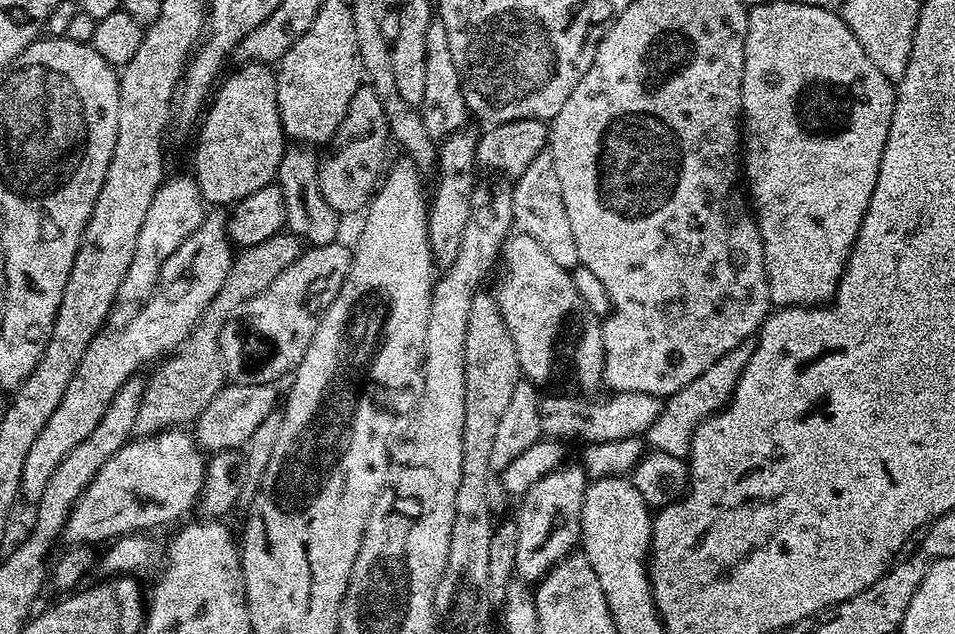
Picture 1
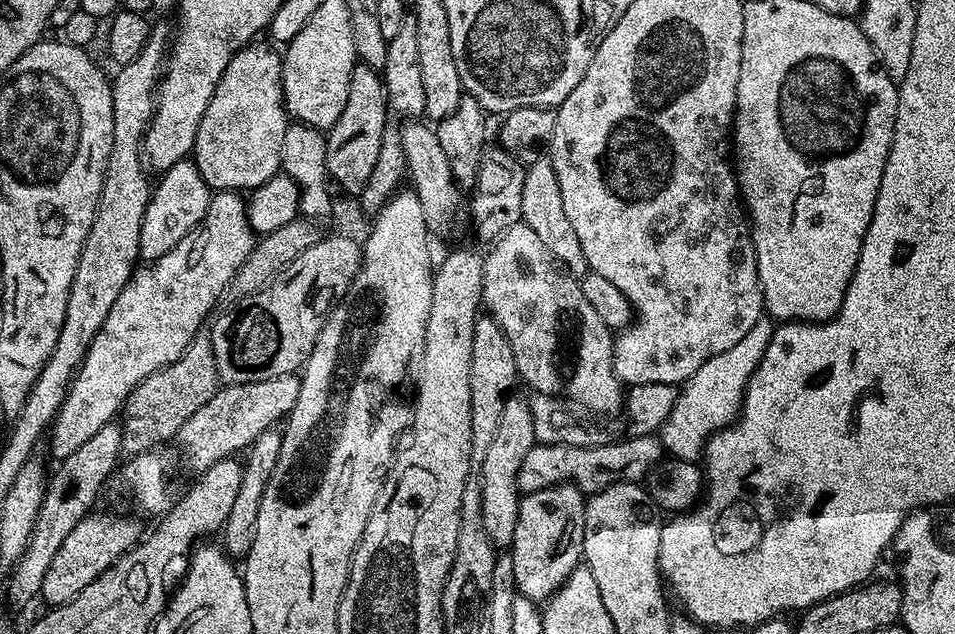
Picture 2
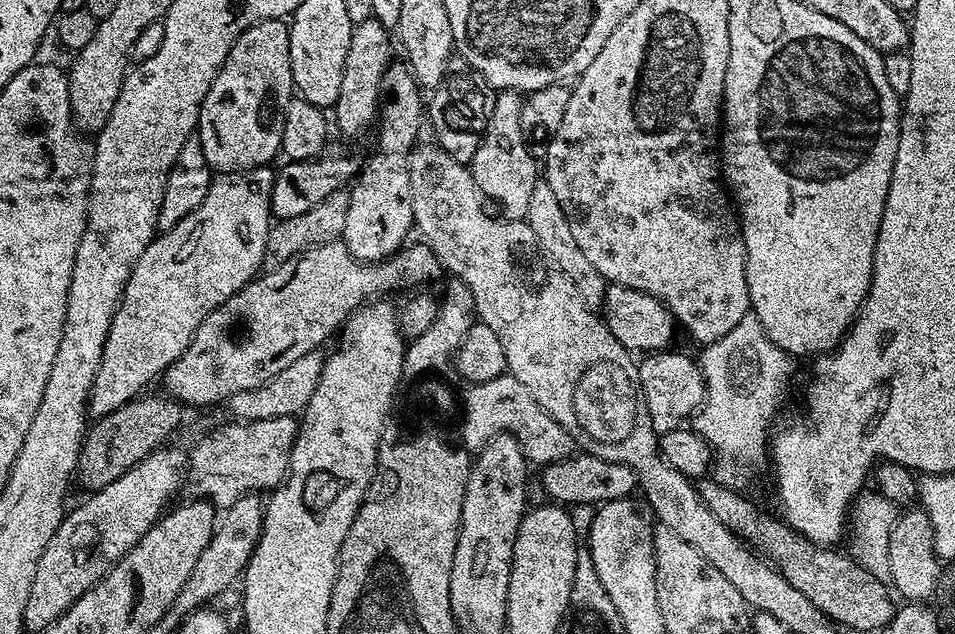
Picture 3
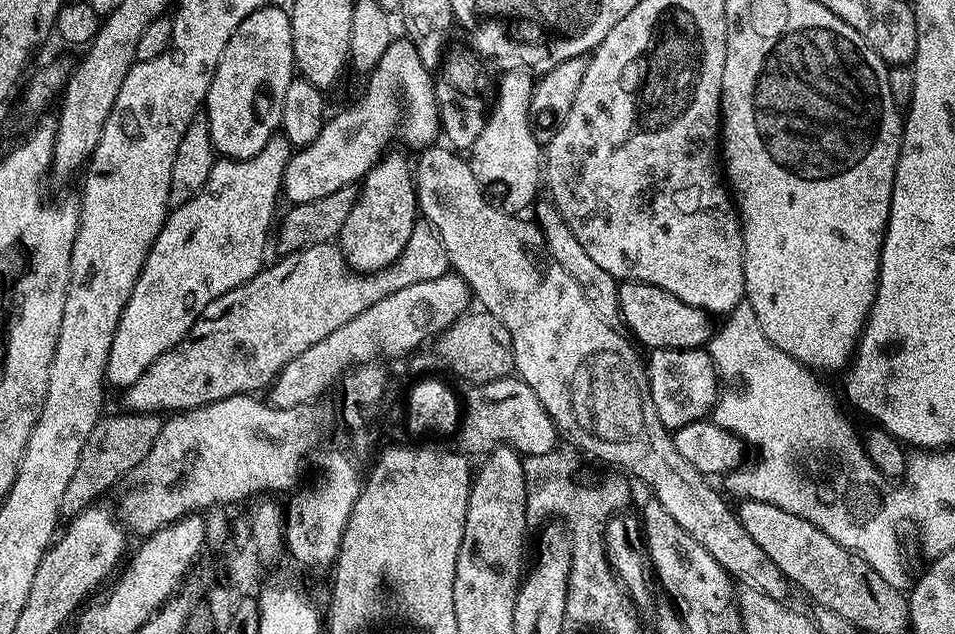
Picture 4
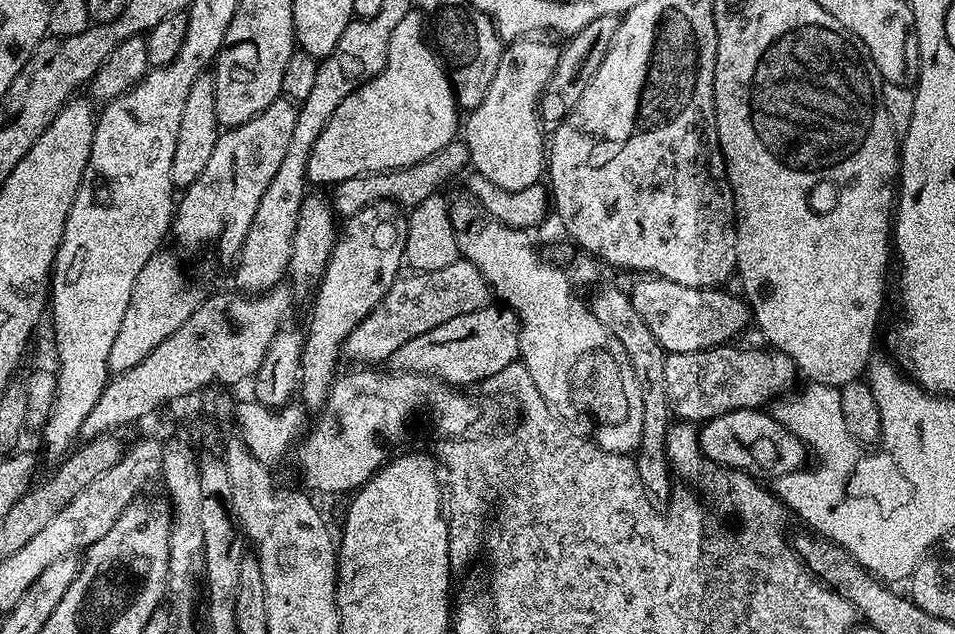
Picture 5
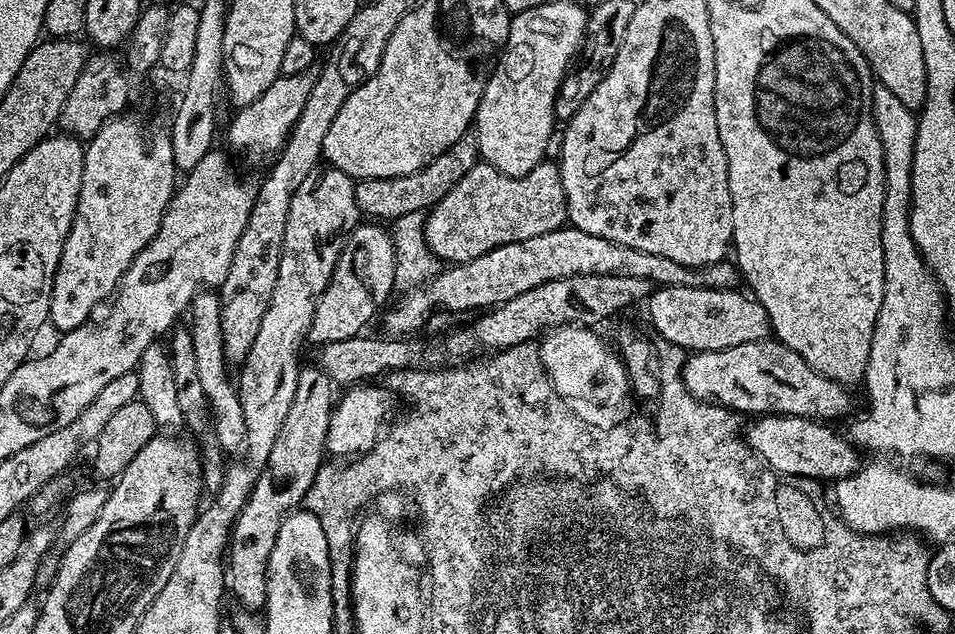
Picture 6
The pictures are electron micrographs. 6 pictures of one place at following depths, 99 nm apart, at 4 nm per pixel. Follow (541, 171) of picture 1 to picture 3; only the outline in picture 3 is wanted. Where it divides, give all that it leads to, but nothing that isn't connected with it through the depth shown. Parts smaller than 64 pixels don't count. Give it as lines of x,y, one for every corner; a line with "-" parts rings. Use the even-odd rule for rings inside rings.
540,178
536,181
534,194
530,194
526,223
530,230
534,230
545,257
550,258
555,267
568,275
580,297
590,306
599,305
605,294
604,275
594,266
594,262
590,262
590,258
586,258
586,254
582,254
582,249
578,247
578,241
574,239
574,233
570,230
570,222
566,222
566,214
562,214
562,202
558,202
554,190
550,190
547,179

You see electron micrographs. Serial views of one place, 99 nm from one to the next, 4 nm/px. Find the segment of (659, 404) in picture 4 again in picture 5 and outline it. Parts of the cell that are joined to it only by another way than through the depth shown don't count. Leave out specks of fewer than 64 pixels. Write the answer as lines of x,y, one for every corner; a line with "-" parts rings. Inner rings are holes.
736,346
708,348
705,352
669,352
665,355
664,389
673,417
684,422
703,422
739,408
756,410
768,399
771,401
787,393
792,379
798,376
796,365
781,352
755,352
752,348
732,347

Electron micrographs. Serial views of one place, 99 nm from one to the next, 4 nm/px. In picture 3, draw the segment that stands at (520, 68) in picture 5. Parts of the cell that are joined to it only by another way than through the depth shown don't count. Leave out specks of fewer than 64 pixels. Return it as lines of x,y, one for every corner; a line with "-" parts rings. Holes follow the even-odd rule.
500,92
490,108
488,128
484,132
472,163
472,181
476,183
481,197
493,200
500,207
499,215
505,220
519,220
527,217
530,194
538,179
538,160
531,156
529,145
520,125
521,93

